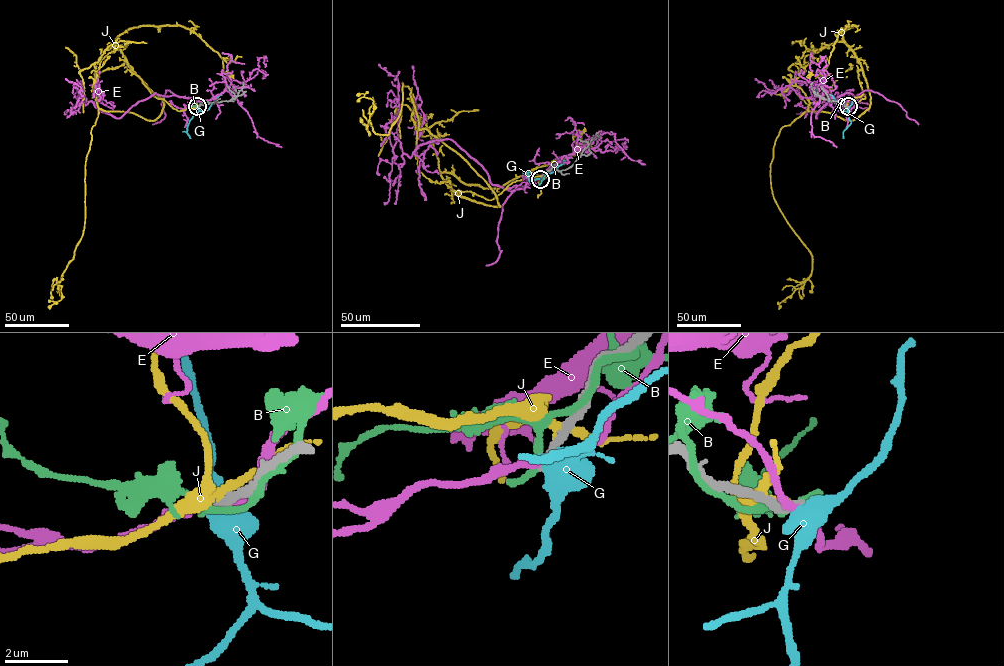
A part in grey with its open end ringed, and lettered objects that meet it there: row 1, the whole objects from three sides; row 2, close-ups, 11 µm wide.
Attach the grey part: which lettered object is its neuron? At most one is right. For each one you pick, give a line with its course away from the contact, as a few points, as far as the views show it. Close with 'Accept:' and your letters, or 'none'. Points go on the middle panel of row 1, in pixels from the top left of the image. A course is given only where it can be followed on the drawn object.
Accept: none

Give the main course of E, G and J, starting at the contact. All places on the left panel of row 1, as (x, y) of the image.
E: (197, 107), (202, 100), (155, 92), (115, 118), (85, 105), (81, 81), (83, 90), (66, 78)
G: (197, 106), (199, 111), (187, 126), (190, 138)
J: (197, 106), (173, 109), (131, 70), (162, 112), (148, 120), (98, 110), (84, 229), (49, 309)

